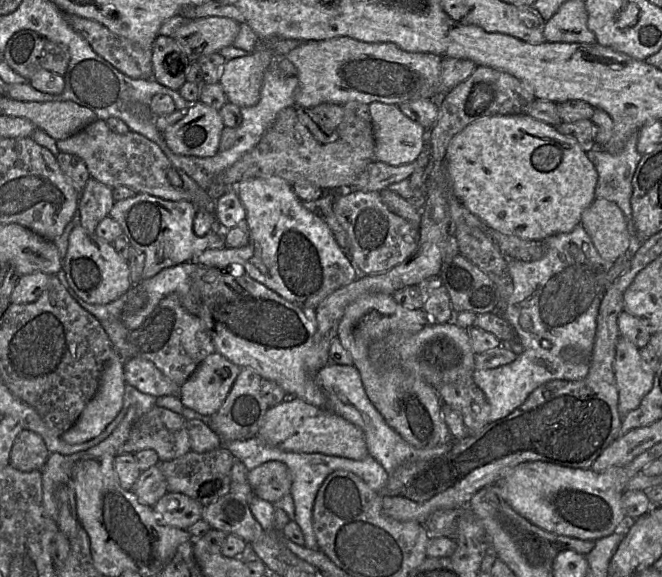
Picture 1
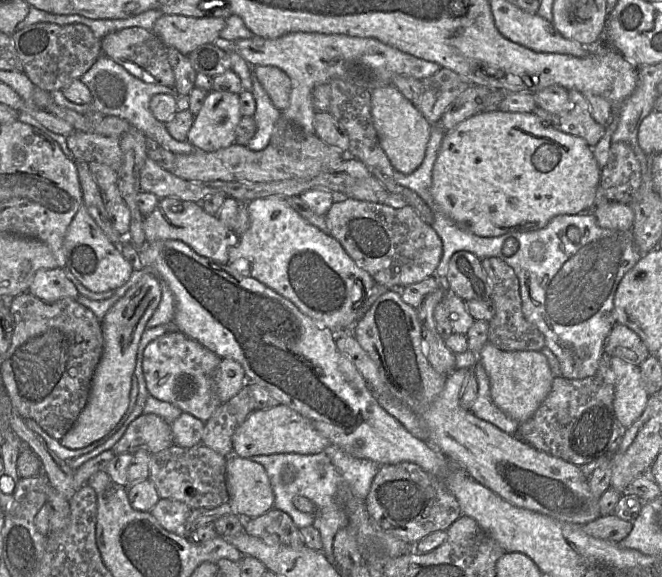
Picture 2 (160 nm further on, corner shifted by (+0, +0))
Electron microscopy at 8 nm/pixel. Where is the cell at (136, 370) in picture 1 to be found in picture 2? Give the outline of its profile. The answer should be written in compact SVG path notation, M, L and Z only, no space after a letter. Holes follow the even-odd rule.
M172 329L152 341L144 351L142 367L148 393L206 423L222 404L214 385L214 376L221 360L199 342L179 330Z

